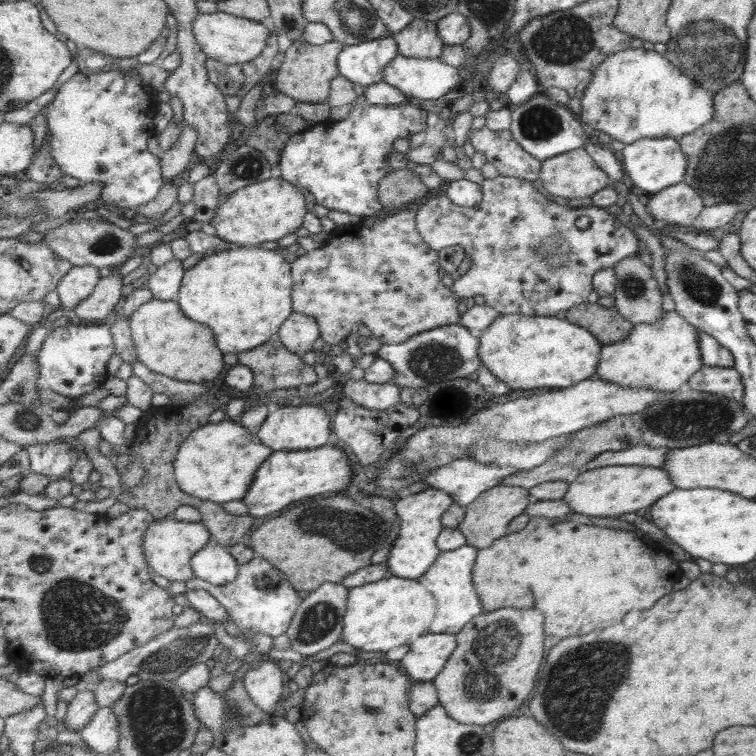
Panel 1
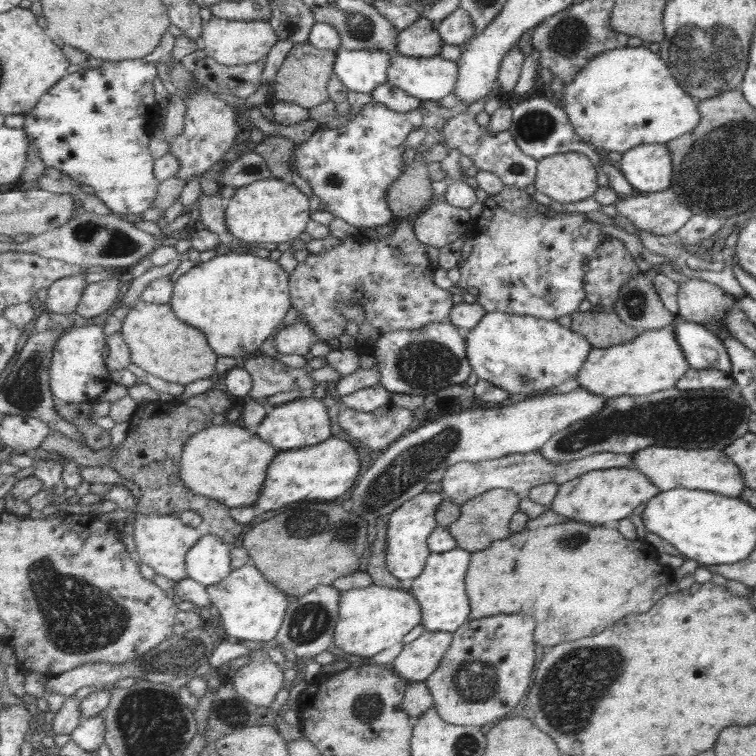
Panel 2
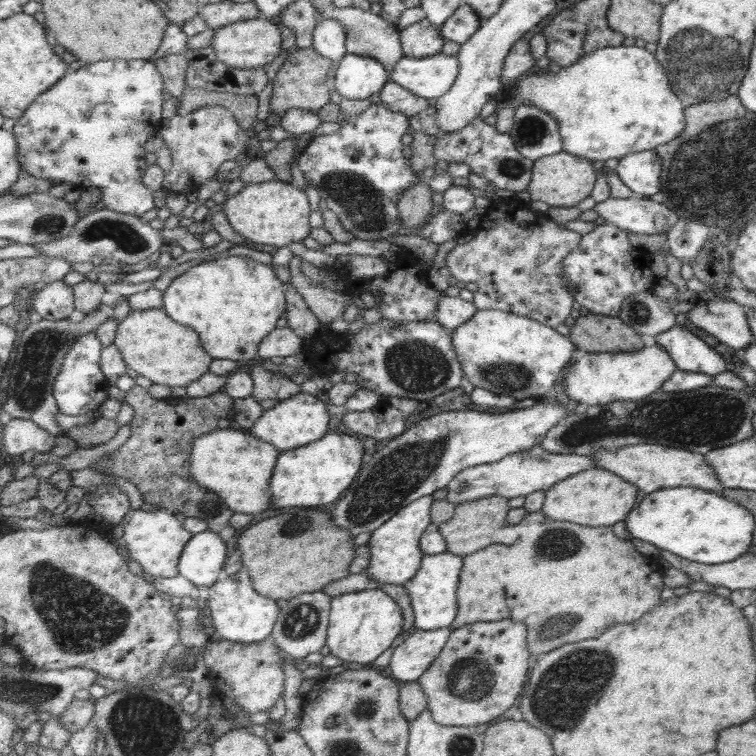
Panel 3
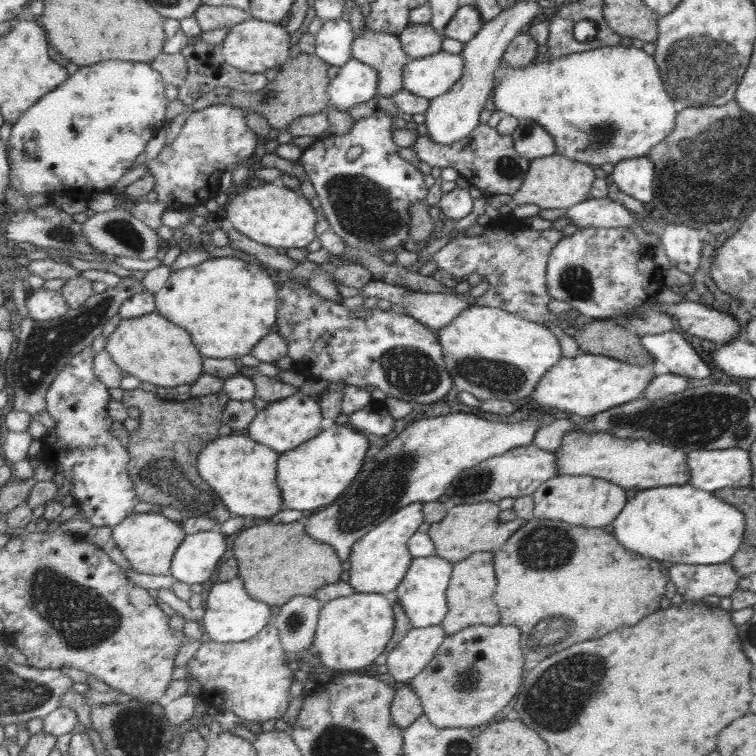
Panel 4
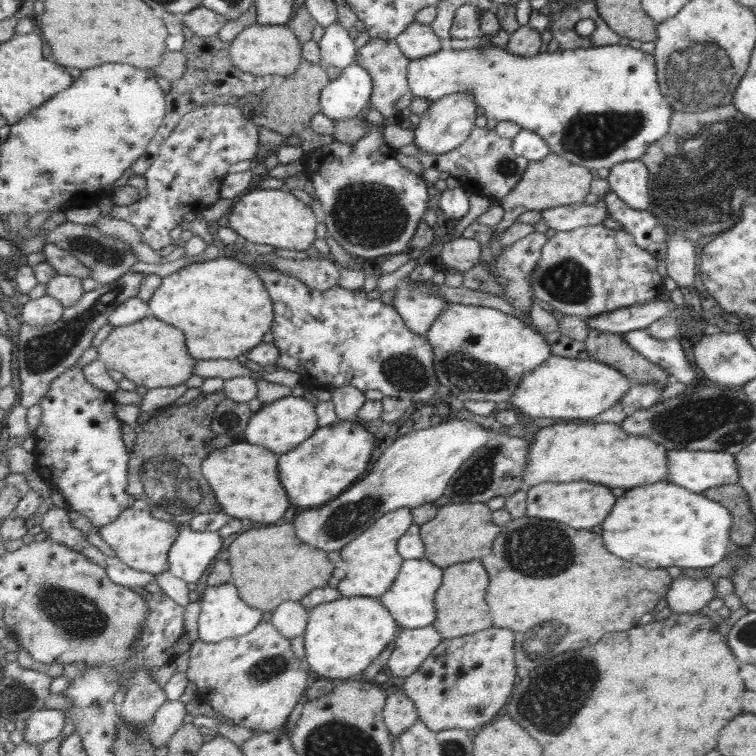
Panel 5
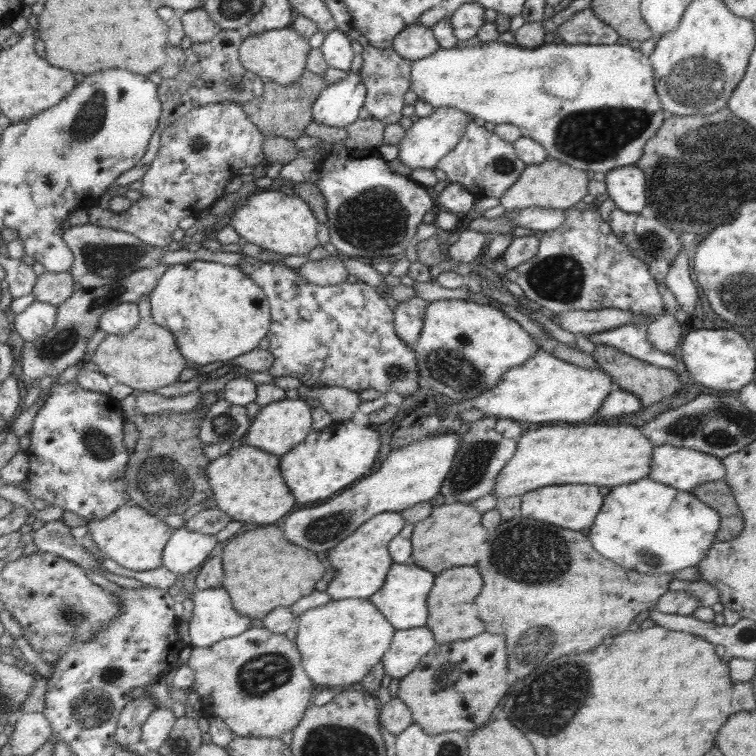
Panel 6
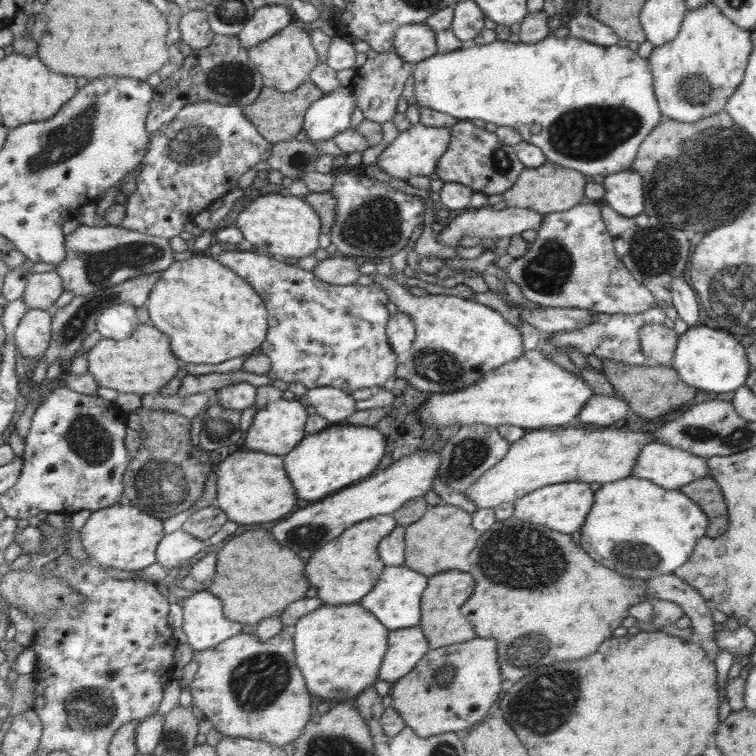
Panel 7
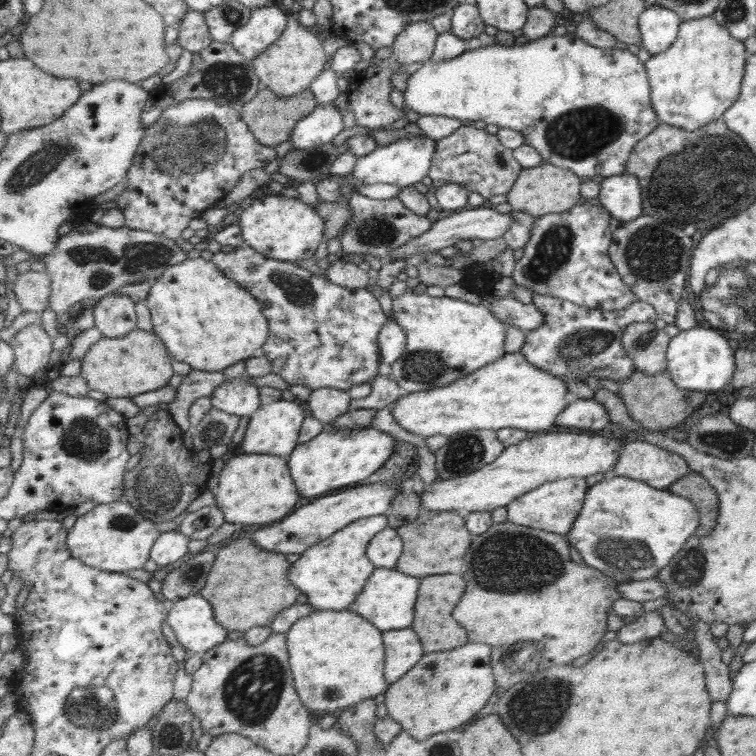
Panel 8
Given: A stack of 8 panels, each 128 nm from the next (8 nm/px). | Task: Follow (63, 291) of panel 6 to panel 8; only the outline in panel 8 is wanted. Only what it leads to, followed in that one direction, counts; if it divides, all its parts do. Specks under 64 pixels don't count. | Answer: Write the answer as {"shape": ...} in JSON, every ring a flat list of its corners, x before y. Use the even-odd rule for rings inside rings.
{"shape":[[30,270,18,276,12,291,23,311,42,313,50,306,52,280,45,270]]}

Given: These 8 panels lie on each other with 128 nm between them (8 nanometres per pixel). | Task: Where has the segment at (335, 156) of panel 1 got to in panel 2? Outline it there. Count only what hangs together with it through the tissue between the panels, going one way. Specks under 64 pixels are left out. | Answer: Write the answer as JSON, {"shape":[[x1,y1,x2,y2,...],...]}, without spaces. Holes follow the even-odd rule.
{"shape":[[372,101,354,115,345,126,335,130,320,128,309,141,295,146,291,170,309,183,320,202,325,205,325,209,335,217,346,220,357,229,385,226,396,221,388,203,388,190,405,171,405,140,411,132,423,128,422,110,395,112]]}

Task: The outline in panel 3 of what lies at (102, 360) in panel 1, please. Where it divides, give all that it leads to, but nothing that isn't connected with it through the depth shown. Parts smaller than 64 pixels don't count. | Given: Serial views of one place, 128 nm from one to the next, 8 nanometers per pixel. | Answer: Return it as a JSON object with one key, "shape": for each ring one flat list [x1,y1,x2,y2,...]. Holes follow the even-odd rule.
{"shape":[[90,332,78,338,78,341,68,349,59,377,54,385,54,395,61,413,73,416,82,413,94,414,93,421,98,418,96,413,109,398,108,389,112,385,100,365,104,347,96,333]]}

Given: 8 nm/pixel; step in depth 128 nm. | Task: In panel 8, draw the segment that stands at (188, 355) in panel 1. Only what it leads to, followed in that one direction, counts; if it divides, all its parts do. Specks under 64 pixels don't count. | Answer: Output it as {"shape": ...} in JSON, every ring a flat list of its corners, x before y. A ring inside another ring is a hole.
{"shape":[[140,328,121,338,103,337,81,359,80,376,93,390,111,398,134,397,143,392,159,390,169,384,175,370,169,362,170,352,164,340,155,332]]}

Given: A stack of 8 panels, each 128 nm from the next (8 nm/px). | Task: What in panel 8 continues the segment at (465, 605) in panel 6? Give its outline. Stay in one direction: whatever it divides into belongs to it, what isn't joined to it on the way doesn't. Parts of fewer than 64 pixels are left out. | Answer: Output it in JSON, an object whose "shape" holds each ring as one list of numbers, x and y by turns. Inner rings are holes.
{"shape":[[432,575,421,578,421,590,416,604,416,618,412,629,421,638,425,654,453,651,453,649,469,643,467,629,463,628,453,617,453,612,460,604,467,588,469,588,469,582,460,575]]}

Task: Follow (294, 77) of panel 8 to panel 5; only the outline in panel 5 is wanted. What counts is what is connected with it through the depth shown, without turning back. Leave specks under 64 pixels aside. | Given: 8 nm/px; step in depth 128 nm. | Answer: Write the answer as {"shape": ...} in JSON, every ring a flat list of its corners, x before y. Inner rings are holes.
{"shape":[[261,24,245,27,243,32,230,45,230,55,237,68,243,72,270,78,274,75,291,76,296,74,304,56,299,37,287,25]]}

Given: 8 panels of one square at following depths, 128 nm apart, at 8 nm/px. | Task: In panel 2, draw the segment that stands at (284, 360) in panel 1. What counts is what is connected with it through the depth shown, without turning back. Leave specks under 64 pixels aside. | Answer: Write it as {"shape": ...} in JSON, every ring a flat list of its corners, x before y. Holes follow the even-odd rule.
{"shape":[[261,352,241,364,251,373,253,387,249,397,254,400,262,401,265,397,279,392,302,390,309,393,319,388,319,384,303,367,291,368]]}

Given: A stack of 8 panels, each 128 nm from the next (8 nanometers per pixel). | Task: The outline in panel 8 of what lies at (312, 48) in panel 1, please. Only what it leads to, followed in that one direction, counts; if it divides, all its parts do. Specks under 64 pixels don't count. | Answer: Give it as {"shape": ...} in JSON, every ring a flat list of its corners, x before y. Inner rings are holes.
{"shape":[[262,85,258,96,242,109,241,116,243,116,245,123,249,125,249,129,255,135,257,141,265,146,274,147,290,140,297,124,313,113,318,106,317,97,311,89,303,90,301,95,285,98,279,97,269,87]]}

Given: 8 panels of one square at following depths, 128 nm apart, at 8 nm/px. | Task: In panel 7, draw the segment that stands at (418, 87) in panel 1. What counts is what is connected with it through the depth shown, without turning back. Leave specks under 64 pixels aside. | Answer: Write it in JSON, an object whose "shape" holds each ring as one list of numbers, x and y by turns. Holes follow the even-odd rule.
{"shape":[[552,33,533,44,525,44,517,41,496,40,491,44,476,44,468,49,459,49,447,54,437,54,431,58,422,60,415,64,414,77,414,94,416,97,417,107,429,108,441,113,449,114,457,120,471,121,480,119,485,123,492,123,496,126,510,127,520,135,520,138,533,146,541,149,543,157,548,162,559,164,564,168,571,168,583,176,593,175,611,175,615,172,627,171,630,169,631,162,637,156,637,149,646,135,661,122,664,118,659,113,657,102,653,93,652,76,649,72,648,60,637,55,627,47,597,46,585,40,578,39,569,35,561,39,554,37]]}

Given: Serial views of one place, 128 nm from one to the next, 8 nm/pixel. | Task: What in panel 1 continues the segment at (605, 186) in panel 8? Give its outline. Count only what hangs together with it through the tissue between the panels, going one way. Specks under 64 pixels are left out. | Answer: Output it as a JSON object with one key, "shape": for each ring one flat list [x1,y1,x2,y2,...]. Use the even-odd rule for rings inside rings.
{"shape":[[647,138,625,145,619,151,618,157,627,184,633,184,635,188,641,188,645,192,659,192,662,188,681,182,681,178,685,174,685,155,678,144,677,140,673,138]]}

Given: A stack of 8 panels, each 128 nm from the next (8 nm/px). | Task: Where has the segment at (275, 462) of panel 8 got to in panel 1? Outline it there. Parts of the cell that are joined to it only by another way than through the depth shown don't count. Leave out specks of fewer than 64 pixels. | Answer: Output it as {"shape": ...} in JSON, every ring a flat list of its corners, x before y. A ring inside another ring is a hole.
{"shape":[[224,419,219,423,209,423,193,431,181,445,175,462,176,479,186,493,198,499,222,505,242,500,255,480,257,468,273,451,257,434,249,434,247,427,241,426,240,422]]}

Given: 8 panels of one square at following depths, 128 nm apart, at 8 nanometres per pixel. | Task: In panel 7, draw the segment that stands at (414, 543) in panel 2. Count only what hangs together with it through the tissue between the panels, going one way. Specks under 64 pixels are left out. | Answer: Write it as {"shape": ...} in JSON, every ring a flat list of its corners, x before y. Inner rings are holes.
{"shape":[[393,515,373,516,348,528,339,538,321,547,307,560,307,579,317,591,324,605,351,605,360,603,385,572,386,562,380,557,380,542,399,524]]}

